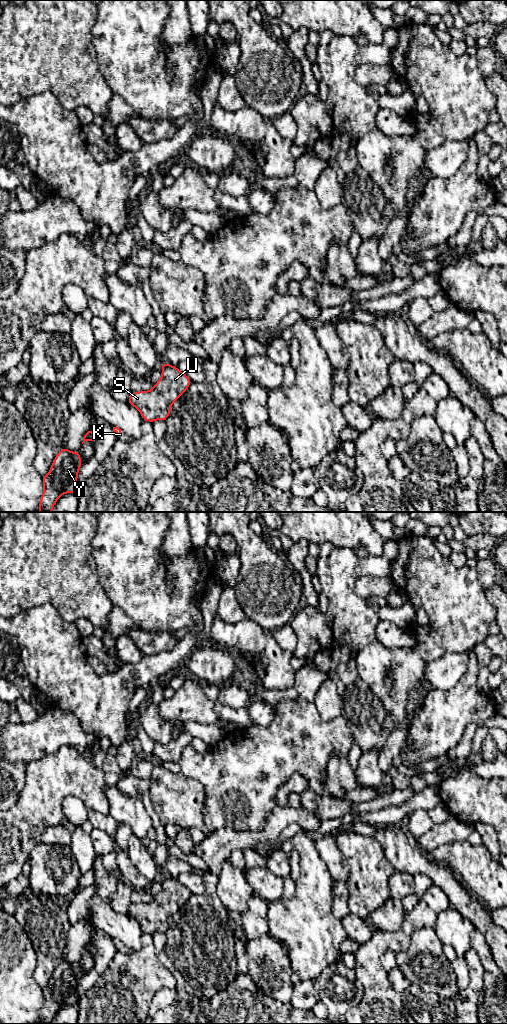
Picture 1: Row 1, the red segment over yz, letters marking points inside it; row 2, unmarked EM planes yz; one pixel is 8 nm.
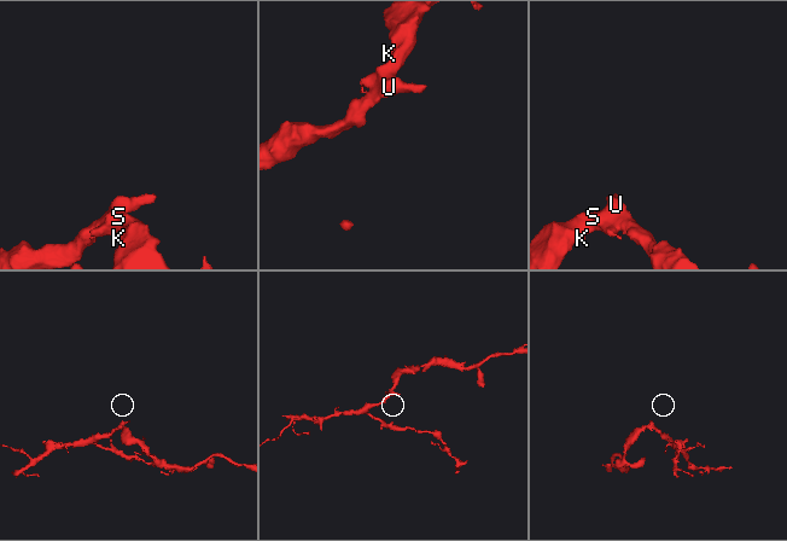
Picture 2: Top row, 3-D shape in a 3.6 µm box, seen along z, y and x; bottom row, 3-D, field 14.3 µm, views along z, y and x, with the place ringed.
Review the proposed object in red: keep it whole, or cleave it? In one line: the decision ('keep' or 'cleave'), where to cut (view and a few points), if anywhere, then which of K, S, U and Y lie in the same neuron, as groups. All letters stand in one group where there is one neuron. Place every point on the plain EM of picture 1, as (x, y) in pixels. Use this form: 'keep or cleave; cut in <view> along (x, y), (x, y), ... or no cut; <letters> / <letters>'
keep; no cut; K S U Y

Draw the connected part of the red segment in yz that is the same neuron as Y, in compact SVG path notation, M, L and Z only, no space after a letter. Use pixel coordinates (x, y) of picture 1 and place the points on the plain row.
M63 959L54 970L49 985L42 988L44 1003L38 1024L51 1024L62 1006L78 1004L76 992L82 976L79 963L70 964Z

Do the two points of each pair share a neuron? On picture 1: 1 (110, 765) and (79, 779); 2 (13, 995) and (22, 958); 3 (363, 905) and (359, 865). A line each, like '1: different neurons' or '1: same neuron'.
1: different neurons
2: same neuron
3: same neuron

